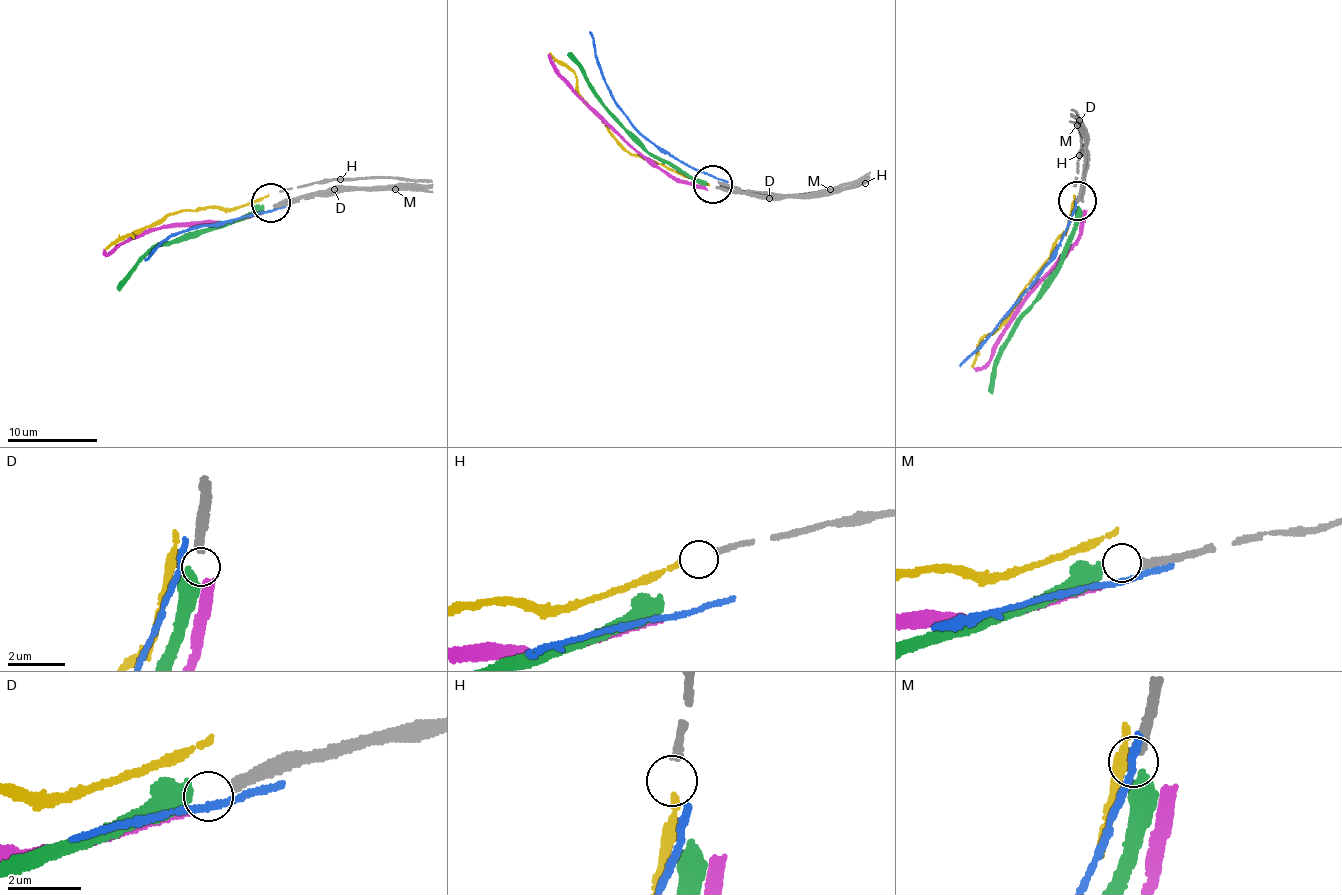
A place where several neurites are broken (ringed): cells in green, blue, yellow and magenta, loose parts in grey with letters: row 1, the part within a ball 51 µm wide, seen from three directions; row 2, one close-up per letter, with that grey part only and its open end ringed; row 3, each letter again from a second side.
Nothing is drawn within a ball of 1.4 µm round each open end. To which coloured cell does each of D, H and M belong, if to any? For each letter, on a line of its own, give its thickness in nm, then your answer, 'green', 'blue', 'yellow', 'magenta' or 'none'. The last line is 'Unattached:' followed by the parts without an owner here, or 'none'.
D: 280 nm | green
H: 200 nm | yellow
M: 260 nm | none
Unattached: M

